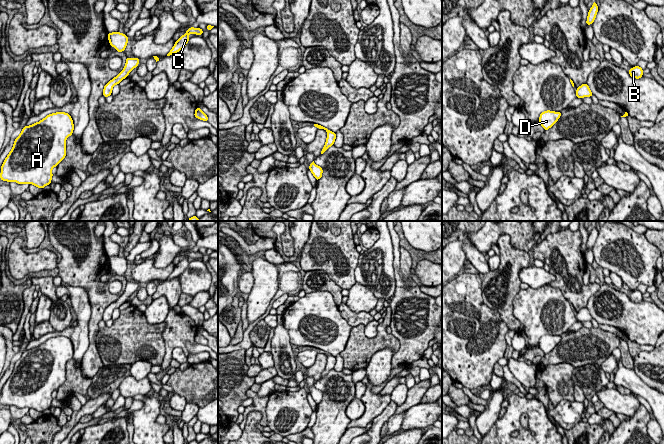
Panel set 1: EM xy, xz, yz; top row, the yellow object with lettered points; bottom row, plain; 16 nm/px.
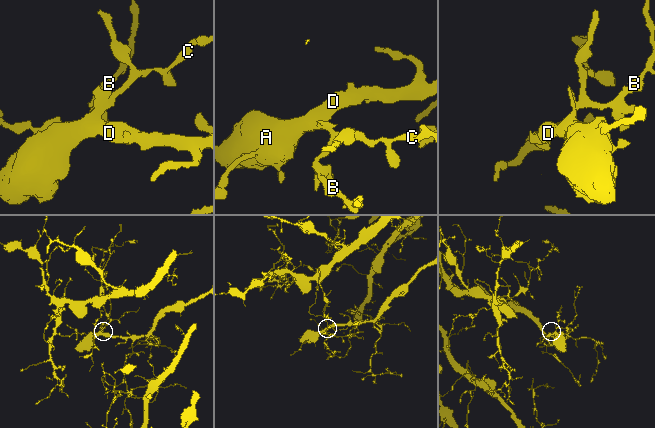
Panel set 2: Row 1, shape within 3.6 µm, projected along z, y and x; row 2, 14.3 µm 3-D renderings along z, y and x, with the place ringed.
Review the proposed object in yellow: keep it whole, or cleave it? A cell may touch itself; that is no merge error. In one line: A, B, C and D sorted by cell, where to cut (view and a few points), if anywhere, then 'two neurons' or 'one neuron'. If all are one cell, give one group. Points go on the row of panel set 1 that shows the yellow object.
A B C D; no cut; one neuron

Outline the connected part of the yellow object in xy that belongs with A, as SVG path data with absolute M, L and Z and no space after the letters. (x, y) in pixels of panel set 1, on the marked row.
M61 111L49 114L30 126L24 126L1 166L0 179L18 184L33 184L41 189L50 185L53 176L52 168L58 166L65 158L66 139L73 134L73 129L71 116Z

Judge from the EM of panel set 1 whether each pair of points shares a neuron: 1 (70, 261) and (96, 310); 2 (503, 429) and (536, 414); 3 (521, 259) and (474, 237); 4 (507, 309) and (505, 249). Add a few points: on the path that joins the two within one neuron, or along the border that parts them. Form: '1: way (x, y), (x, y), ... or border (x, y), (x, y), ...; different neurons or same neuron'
1: way (82, 273), (95, 287), (96, 298); same neuron
2: way (510, 421), (521, 410), (528, 410); same neuron
3: border (497, 238), (506, 233), (509, 244), (520, 250); different neurons
4: way (509, 294), (512, 264); same neuron

